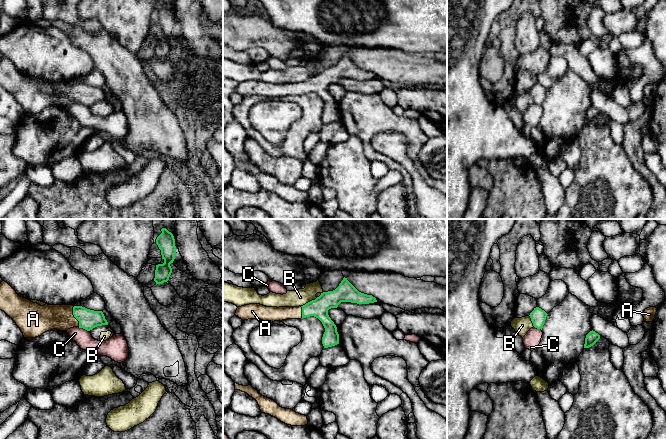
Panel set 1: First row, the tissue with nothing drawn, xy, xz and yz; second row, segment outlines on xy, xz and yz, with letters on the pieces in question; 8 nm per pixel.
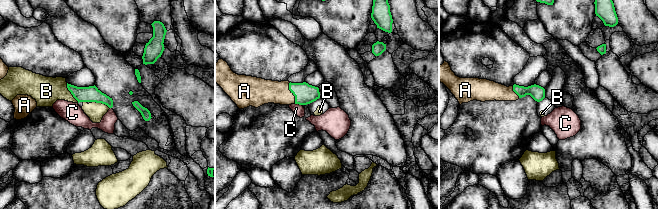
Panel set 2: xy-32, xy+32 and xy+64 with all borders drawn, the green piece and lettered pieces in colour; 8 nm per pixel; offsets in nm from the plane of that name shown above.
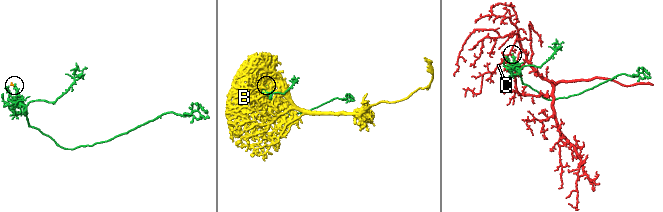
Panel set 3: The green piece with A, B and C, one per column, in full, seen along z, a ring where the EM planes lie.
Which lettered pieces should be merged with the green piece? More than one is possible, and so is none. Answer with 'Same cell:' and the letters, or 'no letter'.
Same cell: A

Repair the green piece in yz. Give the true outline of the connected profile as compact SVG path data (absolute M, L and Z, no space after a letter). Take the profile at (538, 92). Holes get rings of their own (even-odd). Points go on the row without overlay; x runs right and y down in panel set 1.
M539 83L534 84L534 86L530 89L530 94L531 97L533 99L533 102L537 105L541 105L543 104L544 98L546 96L547 93L547 89L542 86Z

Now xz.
M343 54L339 62L328 68L323 68L315 76L299 83L266 83L260 80L249 80L238 83L235 91L243 97L261 95L270 99L287 95L301 95L310 92L318 94L325 108L322 113L324 124L339 120L337 103L328 91L328 86L337 84L341 78L369 80L377 78L372 71L359 68L348 56Z

